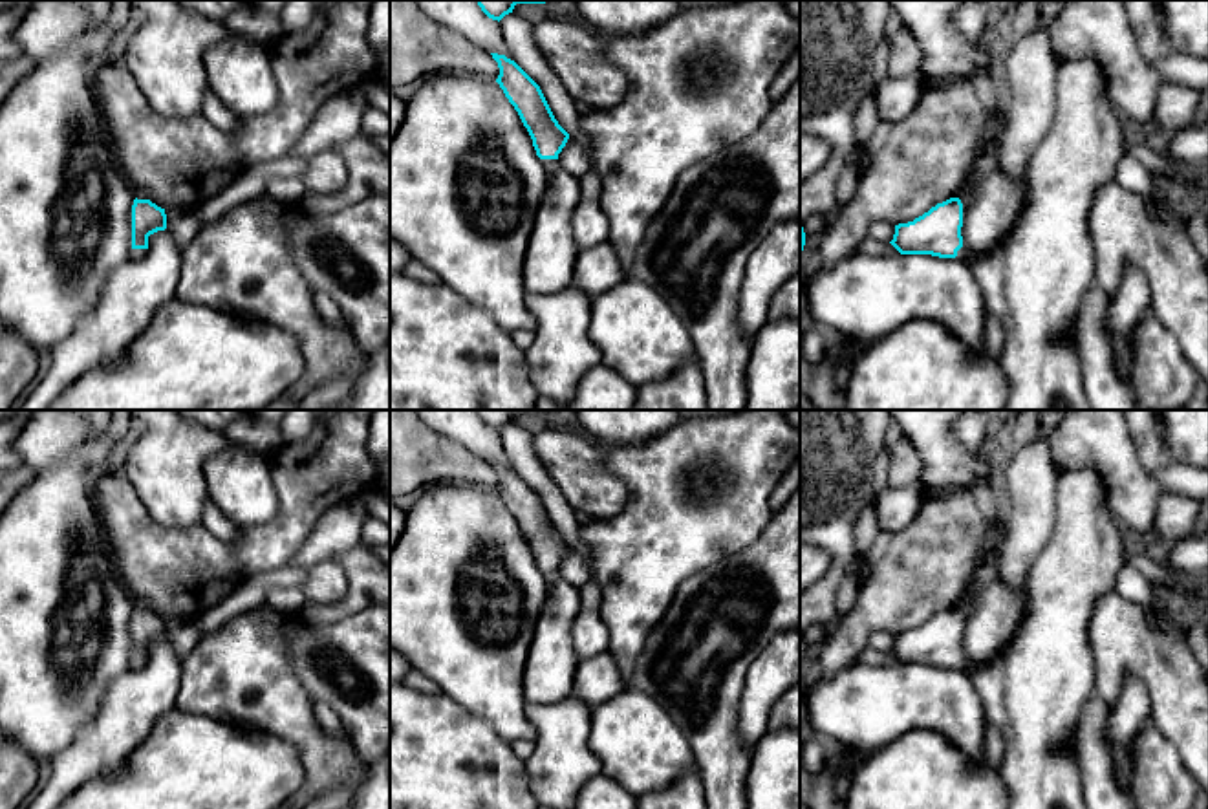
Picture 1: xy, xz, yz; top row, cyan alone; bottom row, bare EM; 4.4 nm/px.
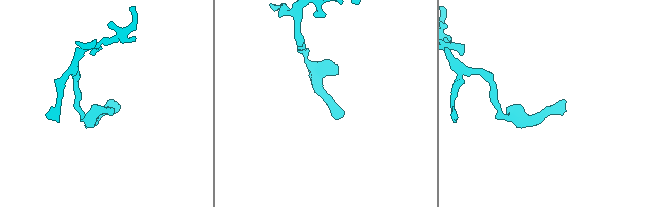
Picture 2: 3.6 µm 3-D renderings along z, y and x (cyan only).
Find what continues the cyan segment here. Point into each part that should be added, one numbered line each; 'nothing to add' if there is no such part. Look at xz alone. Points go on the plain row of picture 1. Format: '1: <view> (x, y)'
1: xz (551, 663)

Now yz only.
1: yz (1035, 689)

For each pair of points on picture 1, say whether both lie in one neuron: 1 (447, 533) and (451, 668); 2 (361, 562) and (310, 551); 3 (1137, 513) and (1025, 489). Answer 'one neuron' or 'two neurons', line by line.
1: one neuron
2: two neurons
3: two neurons

